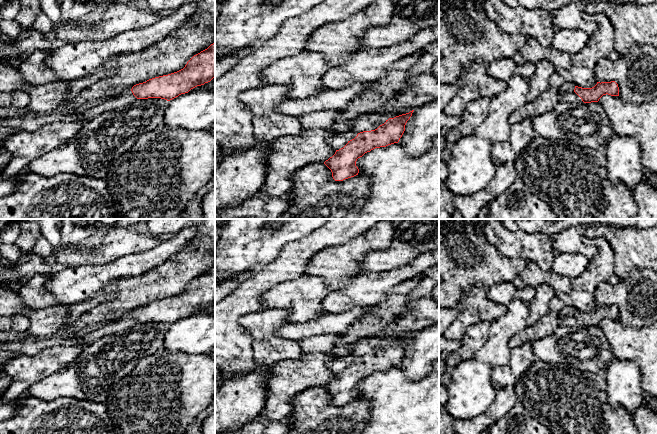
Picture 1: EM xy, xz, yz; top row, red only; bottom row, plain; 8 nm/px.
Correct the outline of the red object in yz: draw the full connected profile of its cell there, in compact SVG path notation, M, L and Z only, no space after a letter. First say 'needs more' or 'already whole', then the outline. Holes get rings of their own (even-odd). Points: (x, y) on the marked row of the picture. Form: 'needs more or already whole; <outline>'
needs more; M615 81L597 82L592 88L575 86L573 92L562 93L561 100L565 102L598 102L603 95L619 96L619 87Z

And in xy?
needs more; M215 43L194 55L183 69L149 79L109 97L104 103L92 106L82 114L82 119L90 121L104 112L124 108L137 99L161 98L170 101L197 86L210 82L214 77Z

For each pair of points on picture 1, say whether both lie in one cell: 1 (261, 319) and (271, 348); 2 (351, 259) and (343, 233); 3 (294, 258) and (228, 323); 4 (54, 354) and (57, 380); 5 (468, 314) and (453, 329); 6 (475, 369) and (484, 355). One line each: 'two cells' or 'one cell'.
1: one cell
2: two cells
3: one cell
4: two cells
5: one cell
6: two cells

